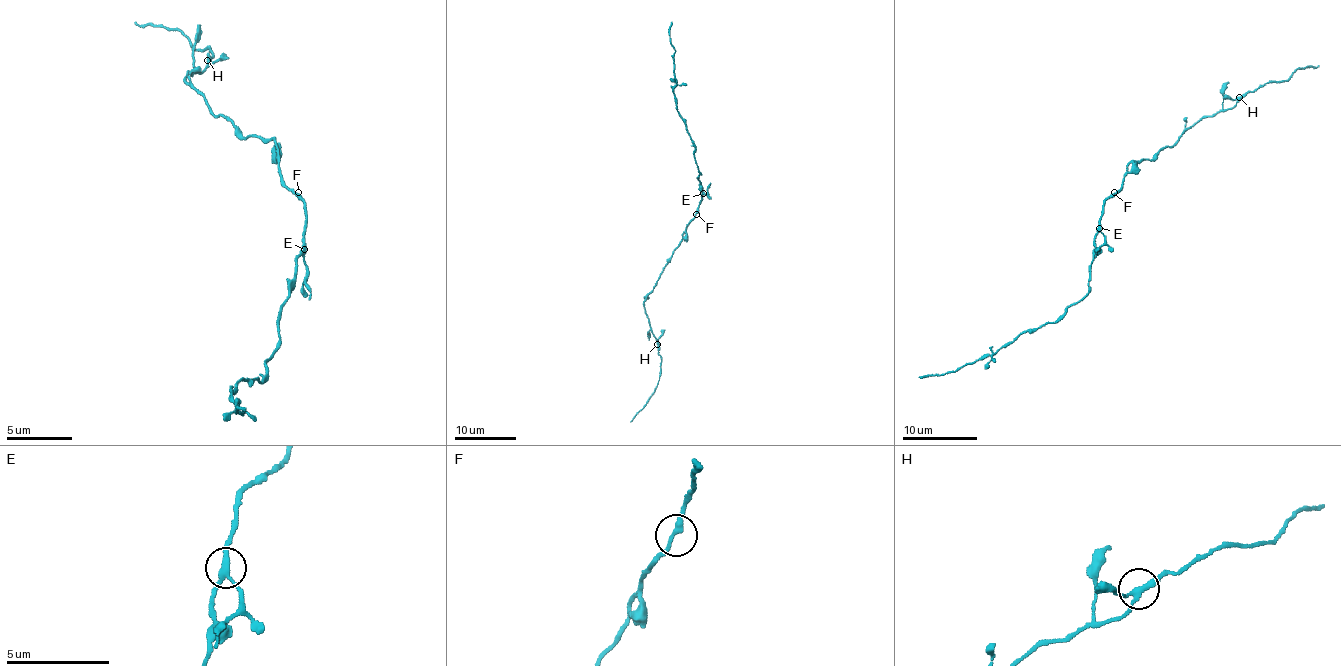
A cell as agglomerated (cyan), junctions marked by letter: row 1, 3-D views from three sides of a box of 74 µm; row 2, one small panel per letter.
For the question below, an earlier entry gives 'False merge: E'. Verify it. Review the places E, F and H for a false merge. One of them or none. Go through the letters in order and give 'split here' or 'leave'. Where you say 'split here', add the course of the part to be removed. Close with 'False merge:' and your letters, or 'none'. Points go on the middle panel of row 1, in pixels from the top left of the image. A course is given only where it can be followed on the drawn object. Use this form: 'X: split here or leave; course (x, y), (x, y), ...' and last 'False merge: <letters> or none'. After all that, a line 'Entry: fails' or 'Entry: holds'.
E: split here
F: leave
H: leave
False merge: E
Entry: holds

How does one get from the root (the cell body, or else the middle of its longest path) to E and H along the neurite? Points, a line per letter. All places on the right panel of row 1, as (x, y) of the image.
E: (1112, 195), (1105, 200), (1100, 227)
H: (1112, 195), (1139, 162), (1152, 159), (1170, 147), (1200, 120), (1230, 110), (1239, 97)

